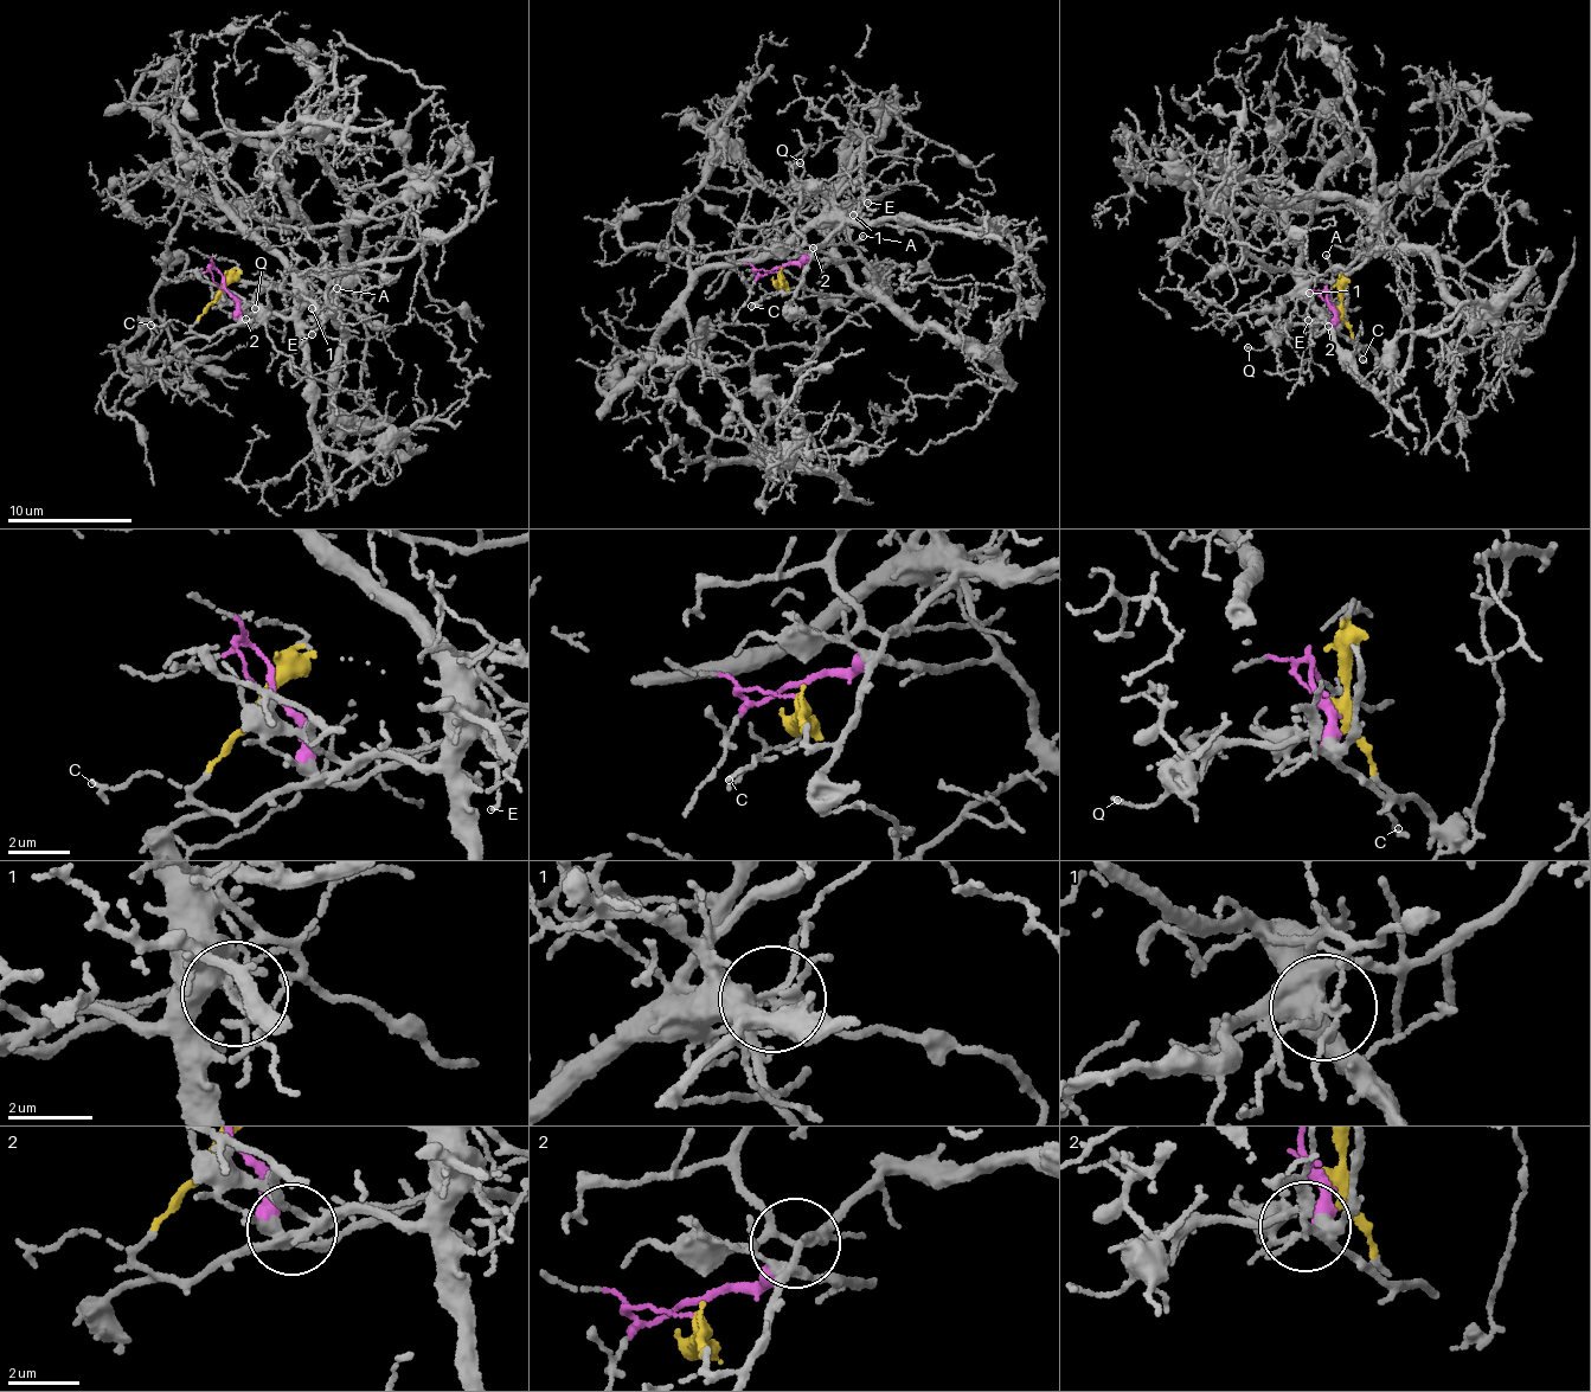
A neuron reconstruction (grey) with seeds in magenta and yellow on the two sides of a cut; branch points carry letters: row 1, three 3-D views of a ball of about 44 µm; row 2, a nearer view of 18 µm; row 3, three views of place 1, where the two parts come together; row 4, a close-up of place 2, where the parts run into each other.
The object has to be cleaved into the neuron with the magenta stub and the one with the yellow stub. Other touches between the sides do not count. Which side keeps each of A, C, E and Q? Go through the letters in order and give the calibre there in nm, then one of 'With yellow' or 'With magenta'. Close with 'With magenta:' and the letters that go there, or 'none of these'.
A: Thickness 130 nm. With magenta
C: Thickness 150 nm. With yellow
E: Thickness 100 nm. With magenta
Q: Thickness 110 nm. With yellow
With magenta: A, E

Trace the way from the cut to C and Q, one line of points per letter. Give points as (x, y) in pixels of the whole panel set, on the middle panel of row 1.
C: (780, 274), (781, 288), (750, 307)
Q: (780, 274), (781, 292), (790, 293), (812, 251), (794, 226), (801, 192), (793, 173), (800, 162)

